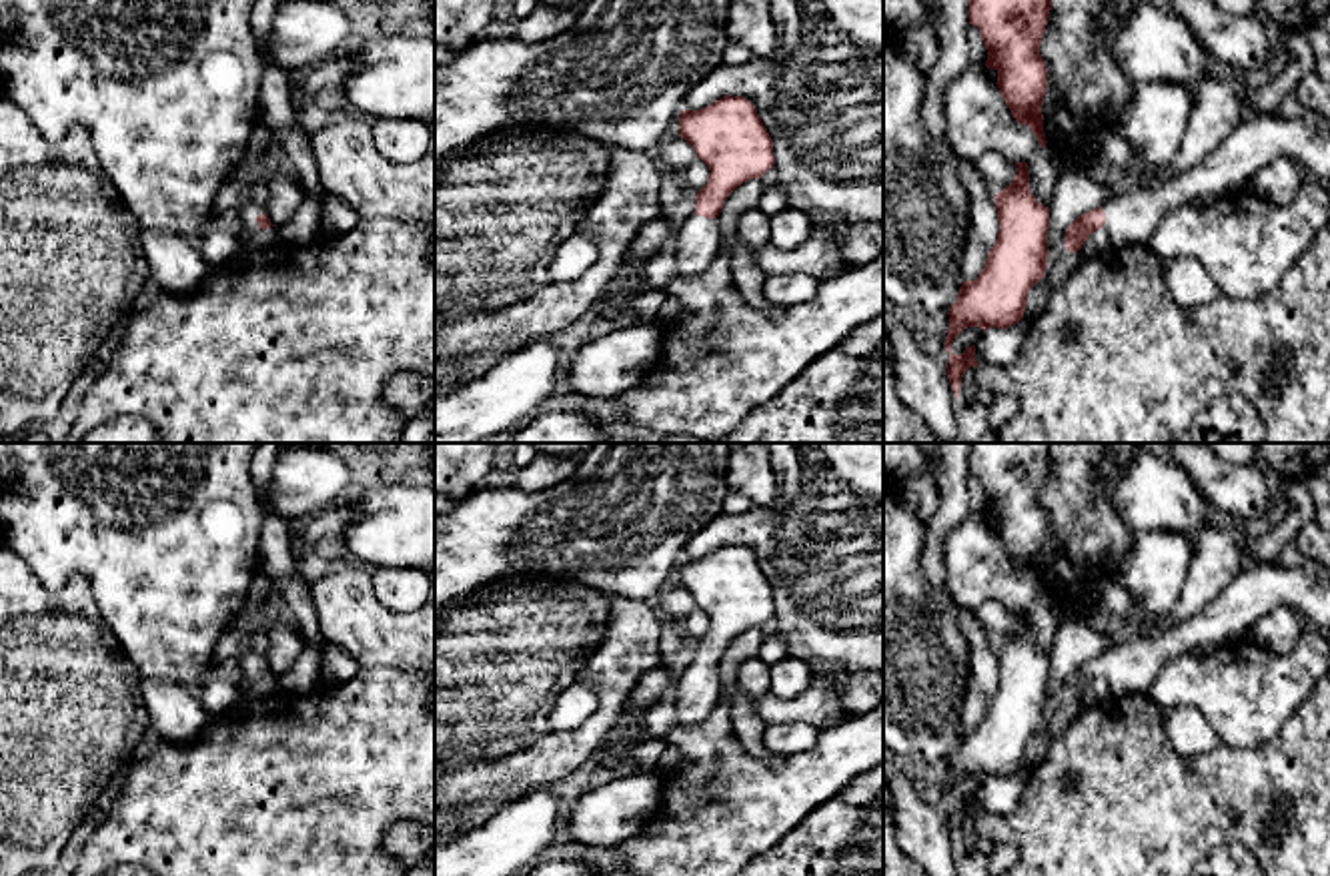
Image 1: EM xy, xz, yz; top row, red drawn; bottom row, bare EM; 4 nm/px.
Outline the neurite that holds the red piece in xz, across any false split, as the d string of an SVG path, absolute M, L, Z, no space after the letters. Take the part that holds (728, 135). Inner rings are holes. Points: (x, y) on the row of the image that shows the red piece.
M723 96L701 110L681 110L679 136L697 152L711 174L697 192L695 212L673 235L679 277L697 277L715 259L721 233L717 216L727 196L775 164L773 140L755 104Z

